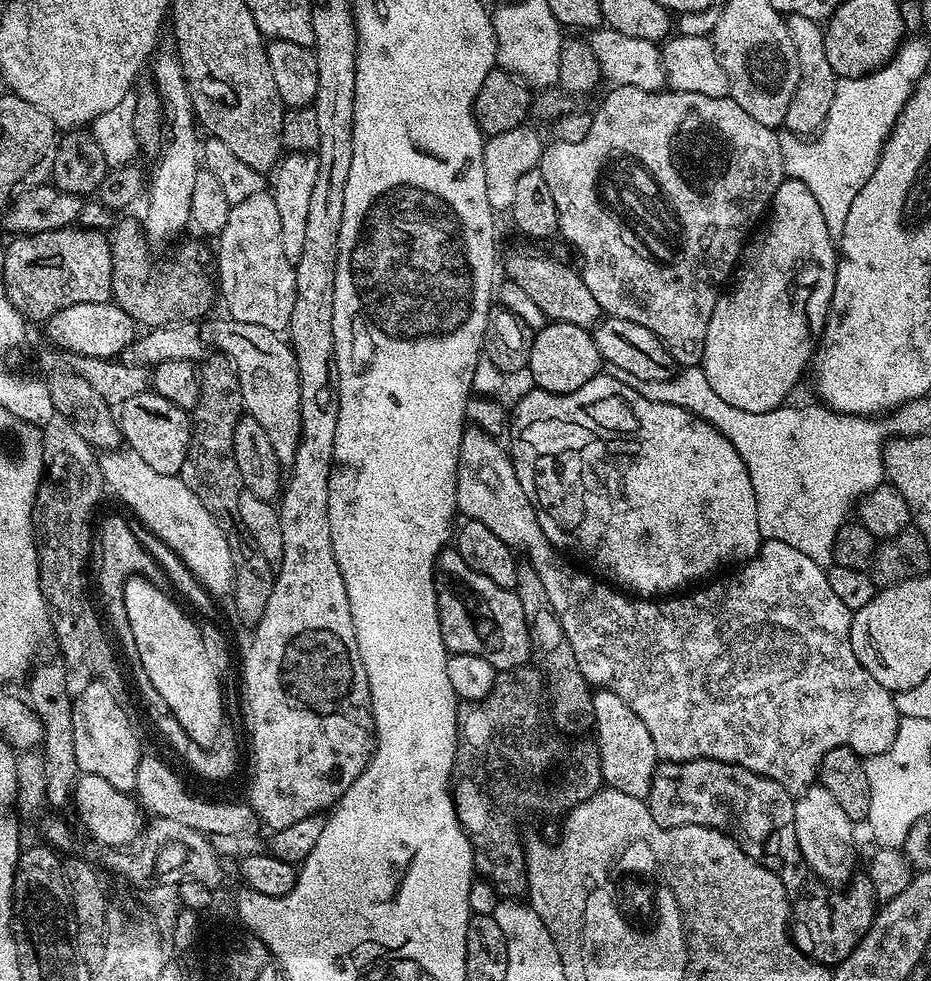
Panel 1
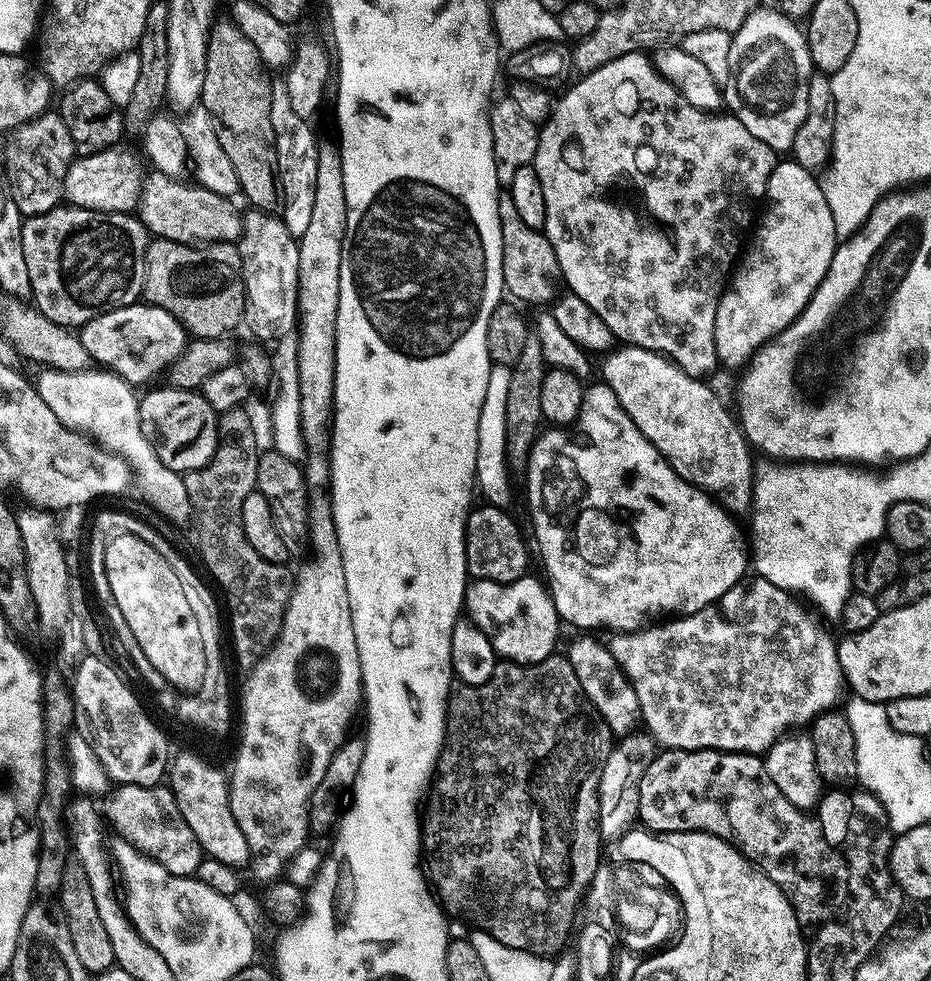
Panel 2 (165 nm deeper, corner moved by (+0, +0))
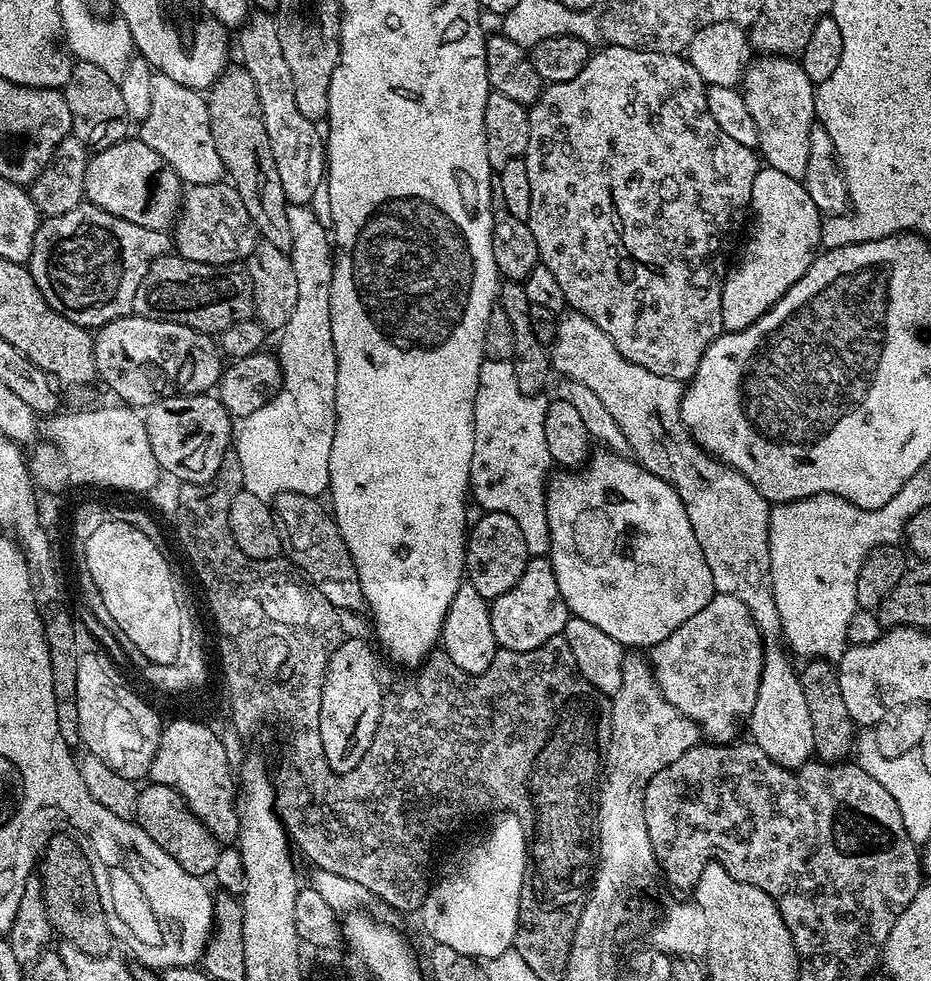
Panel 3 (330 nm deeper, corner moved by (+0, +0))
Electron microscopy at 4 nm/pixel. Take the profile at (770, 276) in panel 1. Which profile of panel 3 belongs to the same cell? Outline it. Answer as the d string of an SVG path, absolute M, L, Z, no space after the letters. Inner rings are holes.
M764 166L757 171L752 183L751 215L756 215L756 221L752 224L752 237L744 248L744 257L740 265L733 267L724 277L724 289L722 290L722 322L728 332L743 332L751 329L751 324L756 319L767 317L768 311L775 307L784 295L803 278L812 265L817 255L818 245L822 240L822 214L814 204L814 198L810 198L808 189L801 181L796 180L782 170Z

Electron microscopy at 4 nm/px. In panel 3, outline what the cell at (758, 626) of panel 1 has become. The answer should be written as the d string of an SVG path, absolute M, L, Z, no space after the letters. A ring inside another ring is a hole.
M723 594L713 595L711 602L686 622L674 630L662 642L651 645L652 660L650 667L660 692L678 712L697 725L705 737L712 742L728 742L736 732L739 720L747 721L751 717L758 690L760 689L760 669L765 645L760 645L761 629L751 610L741 600Z

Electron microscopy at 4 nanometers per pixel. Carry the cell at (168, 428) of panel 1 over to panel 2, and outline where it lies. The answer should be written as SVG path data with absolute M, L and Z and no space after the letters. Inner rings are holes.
M163 386L139 397L138 418L146 442L158 454L162 466L179 472L193 472L206 464L216 449L218 413L204 396L191 388Z

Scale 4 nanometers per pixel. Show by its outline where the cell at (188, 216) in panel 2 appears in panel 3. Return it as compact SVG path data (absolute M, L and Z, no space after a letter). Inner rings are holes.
M231 183L189 184L183 189L180 211L174 221L174 248L182 258L190 262L236 266L247 261L257 243L256 223L250 218L250 210L246 210L238 190L232 187Z

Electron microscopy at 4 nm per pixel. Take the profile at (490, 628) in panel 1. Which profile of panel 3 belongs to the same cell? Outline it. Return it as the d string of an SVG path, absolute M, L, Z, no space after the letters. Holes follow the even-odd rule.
M544 558L529 559L528 569L506 594L491 601L492 629L497 645L509 652L534 652L557 639L570 619L568 604L558 590L558 578Z

